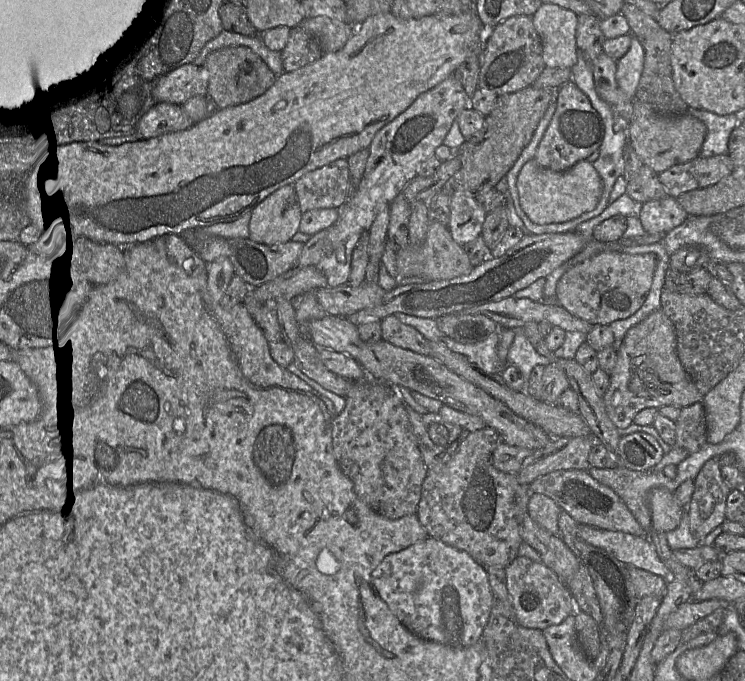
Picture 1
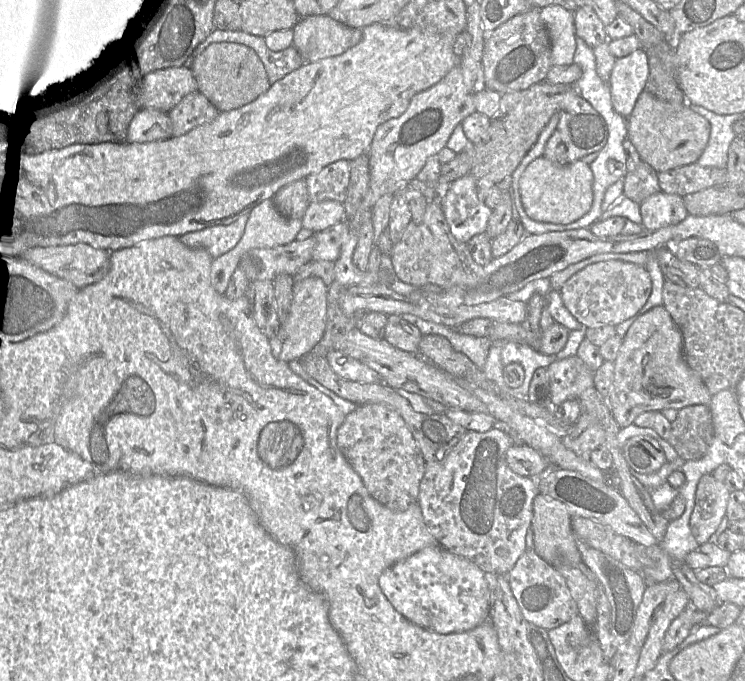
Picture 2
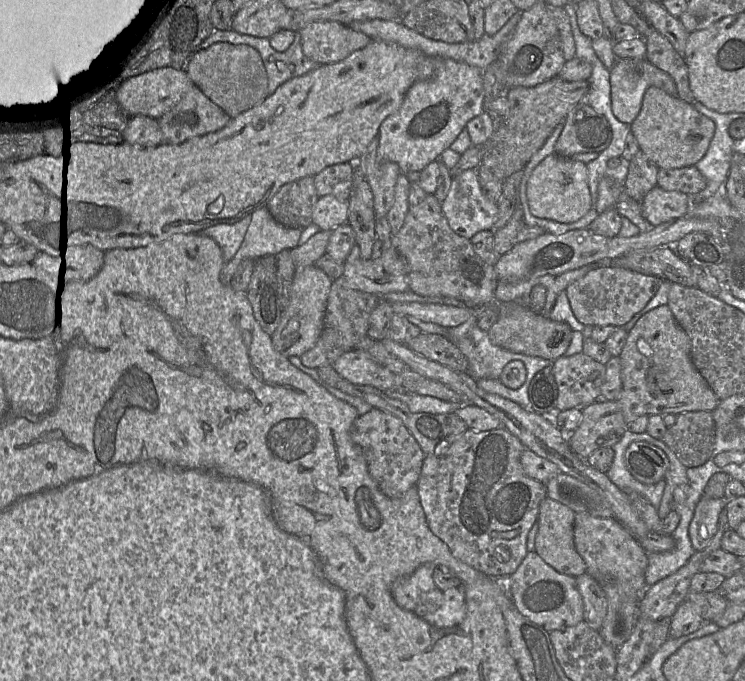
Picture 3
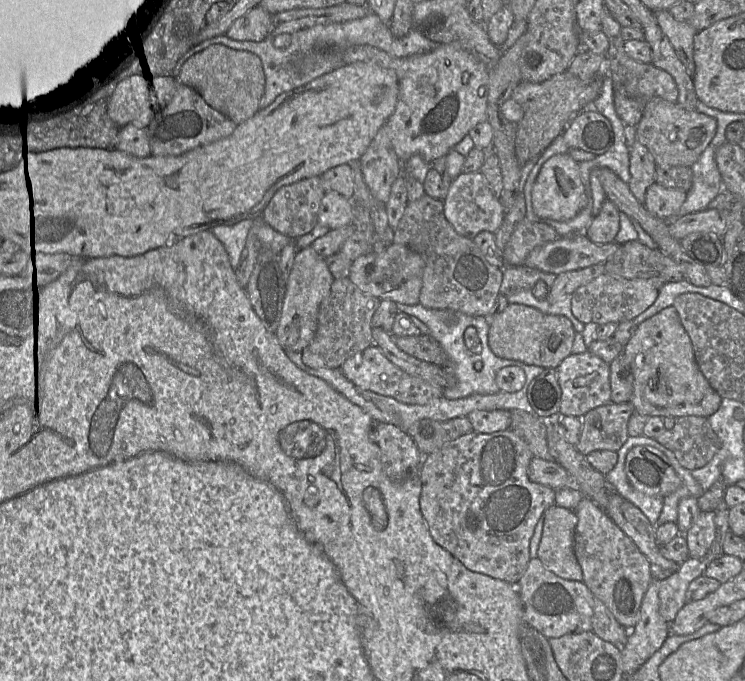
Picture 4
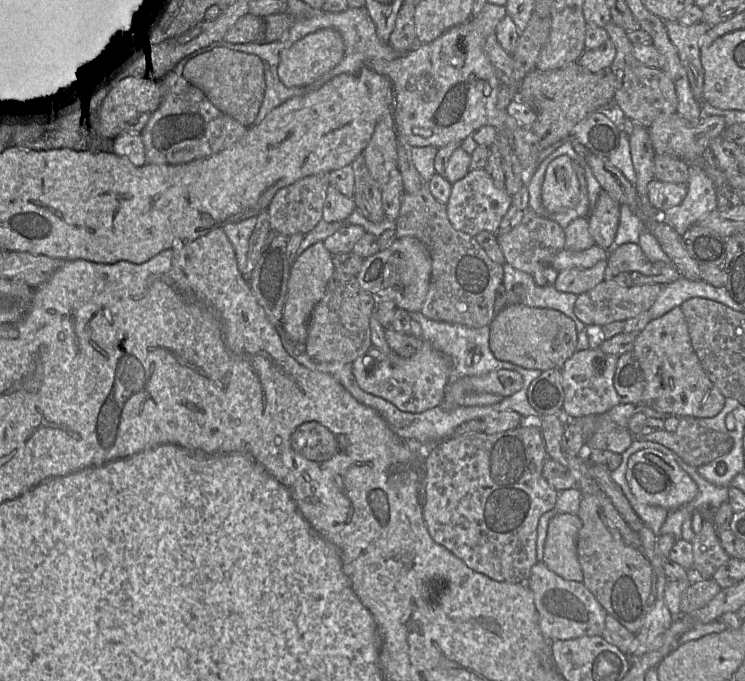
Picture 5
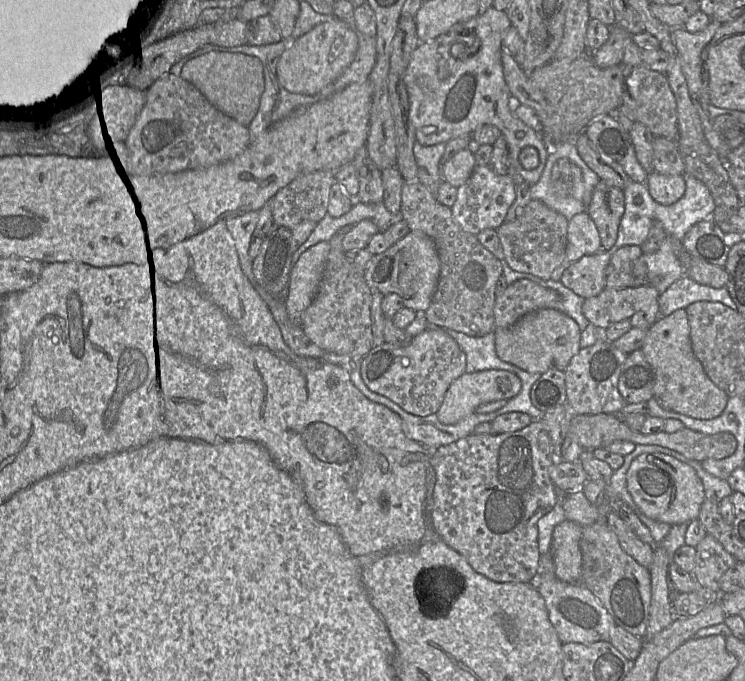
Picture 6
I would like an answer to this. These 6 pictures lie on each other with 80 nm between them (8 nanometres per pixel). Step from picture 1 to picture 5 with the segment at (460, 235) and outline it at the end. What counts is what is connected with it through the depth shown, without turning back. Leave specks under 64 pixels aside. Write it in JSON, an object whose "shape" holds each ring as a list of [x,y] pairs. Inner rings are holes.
{"shape":[[[484,168],[470,170],[462,179],[452,184],[451,195],[446,204],[447,215],[452,226],[473,237],[482,231],[497,233],[504,215],[512,203],[505,188],[495,186]]]}

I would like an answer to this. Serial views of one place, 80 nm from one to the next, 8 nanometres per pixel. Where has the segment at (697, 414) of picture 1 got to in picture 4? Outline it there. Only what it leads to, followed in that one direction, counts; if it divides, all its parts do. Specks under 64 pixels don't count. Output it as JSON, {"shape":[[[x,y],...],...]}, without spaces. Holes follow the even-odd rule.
{"shape":[[[702,416],[676,418],[674,427],[665,429],[655,440],[671,450],[681,466],[689,471],[704,467],[721,446],[708,417]]]}

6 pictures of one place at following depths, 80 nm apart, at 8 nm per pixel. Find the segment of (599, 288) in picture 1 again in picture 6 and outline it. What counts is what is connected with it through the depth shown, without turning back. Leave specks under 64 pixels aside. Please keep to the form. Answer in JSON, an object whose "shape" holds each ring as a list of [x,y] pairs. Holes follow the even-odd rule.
{"shape":[[[652,285],[623,289],[605,287],[597,296],[584,300],[582,312],[591,324],[606,329],[646,309],[659,295]]]}

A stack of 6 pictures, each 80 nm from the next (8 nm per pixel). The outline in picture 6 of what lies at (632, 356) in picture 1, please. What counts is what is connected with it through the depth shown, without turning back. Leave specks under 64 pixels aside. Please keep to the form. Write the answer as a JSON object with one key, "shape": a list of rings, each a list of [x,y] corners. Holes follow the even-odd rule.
{"shape":[[[685,309],[659,317],[648,329],[641,347],[655,373],[653,398],[665,409],[695,419],[710,420],[722,414],[729,396],[716,386],[695,356]]]}

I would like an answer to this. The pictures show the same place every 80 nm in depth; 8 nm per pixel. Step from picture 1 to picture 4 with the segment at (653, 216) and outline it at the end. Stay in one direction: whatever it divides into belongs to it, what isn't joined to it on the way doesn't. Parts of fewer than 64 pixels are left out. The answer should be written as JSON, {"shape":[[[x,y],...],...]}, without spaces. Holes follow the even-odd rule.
{"shape":[[[655,182],[646,191],[644,206],[655,217],[670,220],[678,217],[686,197],[687,192],[681,189],[665,188]]]}

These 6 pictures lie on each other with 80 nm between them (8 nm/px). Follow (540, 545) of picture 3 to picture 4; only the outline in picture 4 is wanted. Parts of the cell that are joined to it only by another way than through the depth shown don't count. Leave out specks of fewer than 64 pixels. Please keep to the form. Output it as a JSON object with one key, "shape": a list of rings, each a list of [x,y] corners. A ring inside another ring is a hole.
{"shape":[[[554,504],[544,512],[543,517],[537,558],[561,578],[583,581],[582,568],[574,553],[574,534],[578,523],[576,513]]]}

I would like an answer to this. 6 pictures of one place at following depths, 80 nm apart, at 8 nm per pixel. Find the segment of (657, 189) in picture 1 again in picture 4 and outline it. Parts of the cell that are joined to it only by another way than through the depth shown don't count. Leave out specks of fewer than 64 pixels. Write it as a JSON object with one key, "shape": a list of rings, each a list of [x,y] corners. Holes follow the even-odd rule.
{"shape":[[[637,140],[629,150],[629,165],[631,174],[629,189],[644,205],[648,187],[656,182],[657,165],[648,149]]]}

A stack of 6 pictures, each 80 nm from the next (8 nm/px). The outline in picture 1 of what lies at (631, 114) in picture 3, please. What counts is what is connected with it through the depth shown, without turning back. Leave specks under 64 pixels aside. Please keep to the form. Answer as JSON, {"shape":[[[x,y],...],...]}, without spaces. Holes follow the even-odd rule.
{"shape":[[[632,35],[631,44],[626,54],[617,60],[615,74],[619,88],[629,97],[634,98],[643,71],[644,49],[636,36]]]}

